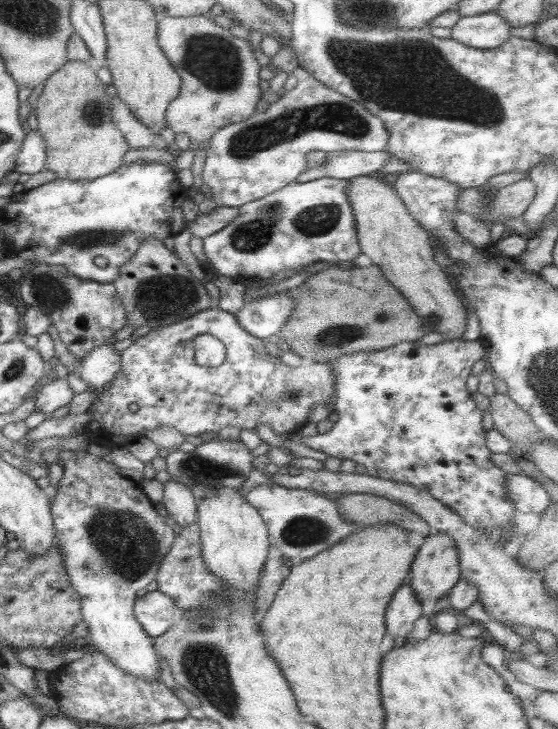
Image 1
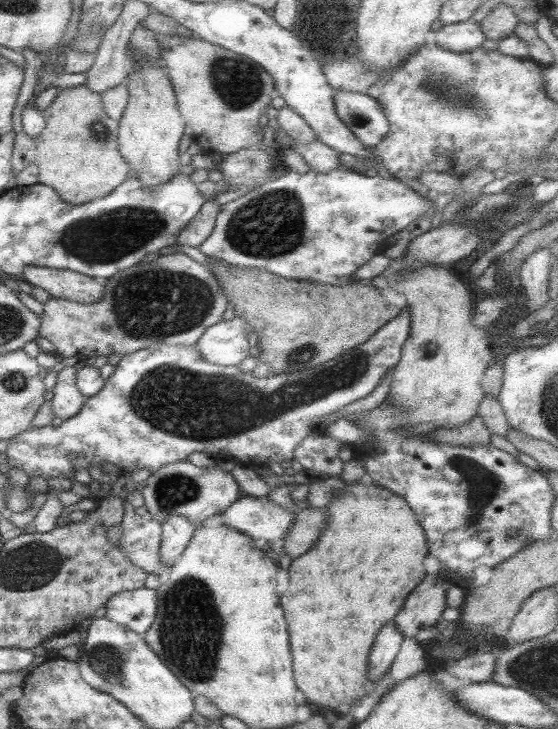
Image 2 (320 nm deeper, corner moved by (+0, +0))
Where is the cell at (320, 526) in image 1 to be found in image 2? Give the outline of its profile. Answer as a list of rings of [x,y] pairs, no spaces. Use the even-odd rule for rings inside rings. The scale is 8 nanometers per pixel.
[[[249,497],[238,498],[223,513],[221,513],[222,524],[227,528],[233,528],[237,532],[243,533],[250,538],[250,543],[257,549],[261,549],[264,544],[269,544],[273,552],[277,554],[278,568],[288,570],[289,560],[286,554],[282,552],[282,540],[285,539],[286,532],[290,527],[291,521],[295,518],[295,511],[290,512],[286,509],[272,503],[267,497]]]

